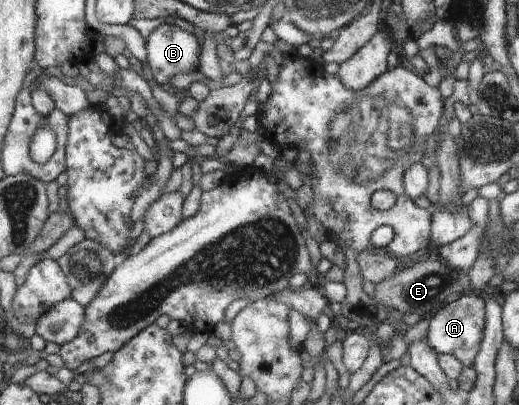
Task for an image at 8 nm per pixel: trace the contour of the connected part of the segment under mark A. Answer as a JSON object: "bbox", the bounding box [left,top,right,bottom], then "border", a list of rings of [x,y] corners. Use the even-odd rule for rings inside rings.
{"bbox":[426,293,486,367],"border":[[[473,293],[462,296],[451,303],[439,307],[439,310],[430,319],[426,341],[439,354],[452,354],[460,360],[463,367],[473,367],[478,355],[483,331],[486,323],[485,301]]]}

